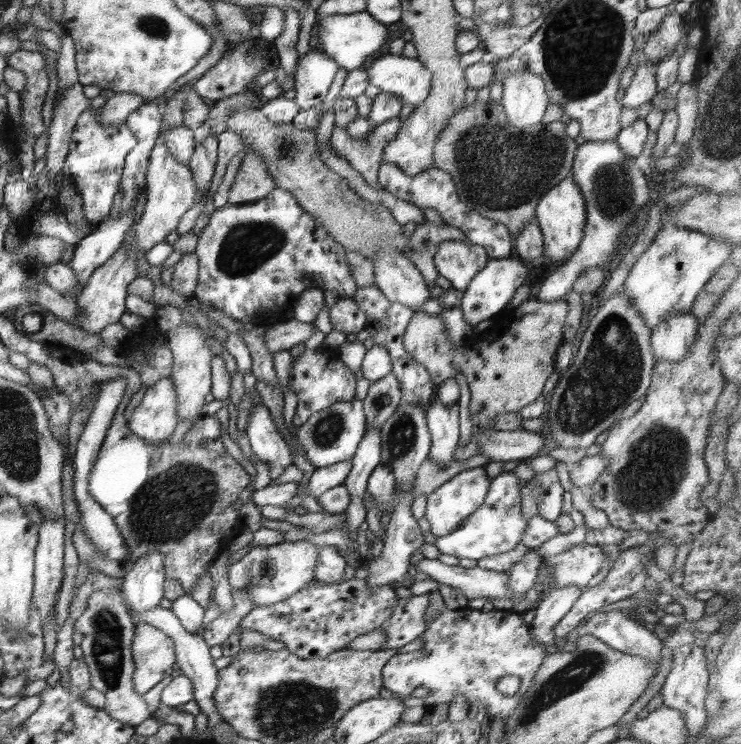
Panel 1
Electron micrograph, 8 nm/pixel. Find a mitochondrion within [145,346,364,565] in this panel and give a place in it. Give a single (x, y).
(328, 429)

